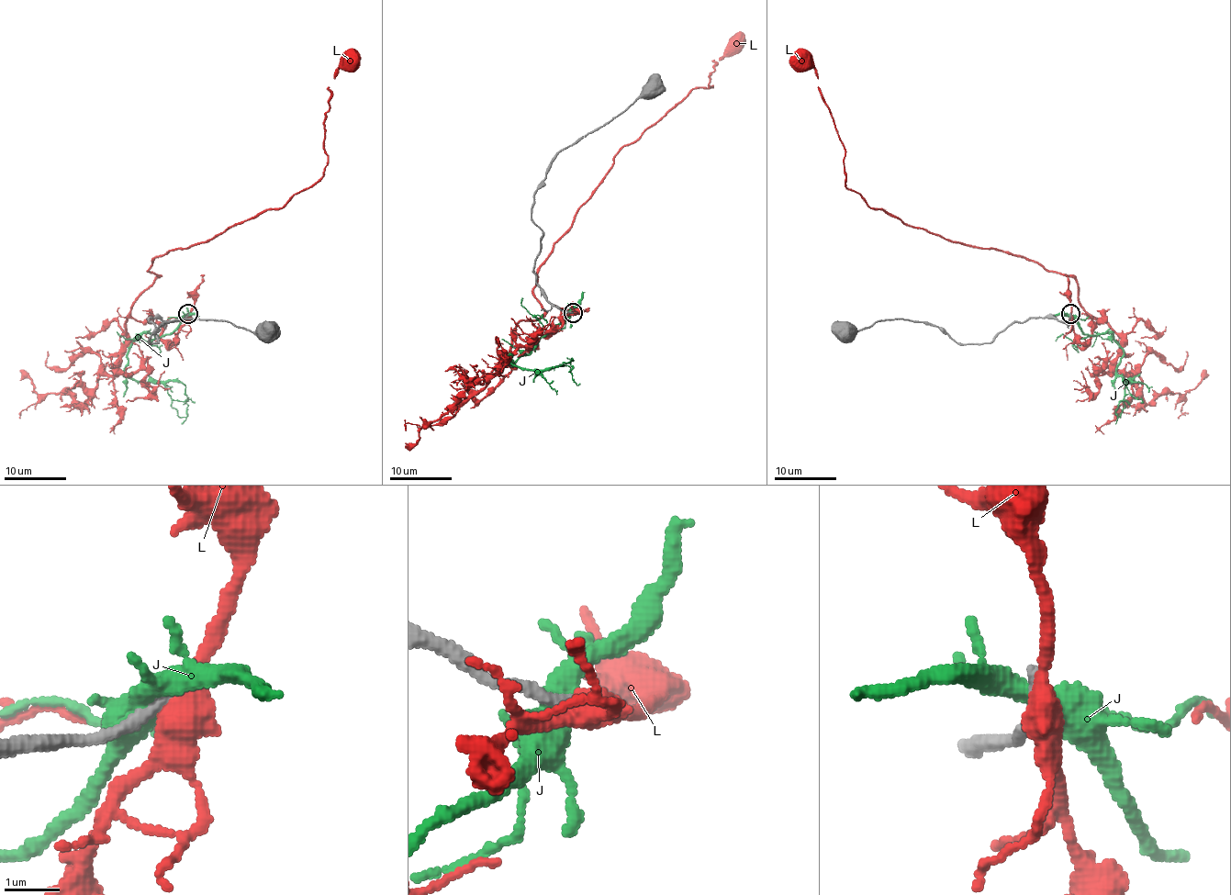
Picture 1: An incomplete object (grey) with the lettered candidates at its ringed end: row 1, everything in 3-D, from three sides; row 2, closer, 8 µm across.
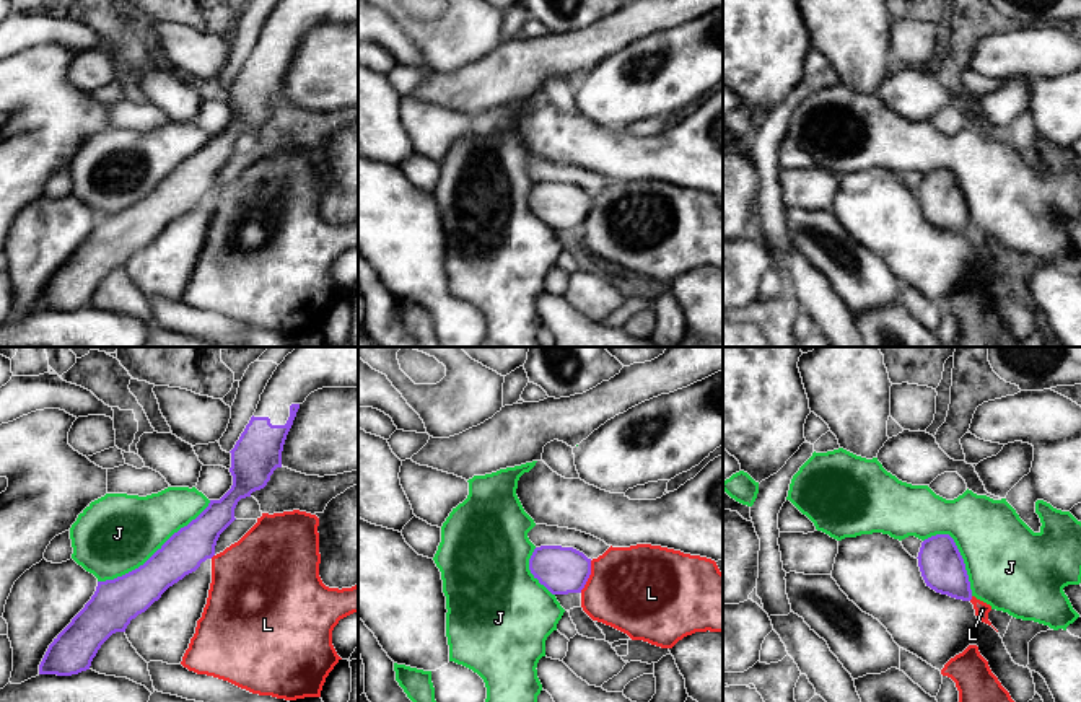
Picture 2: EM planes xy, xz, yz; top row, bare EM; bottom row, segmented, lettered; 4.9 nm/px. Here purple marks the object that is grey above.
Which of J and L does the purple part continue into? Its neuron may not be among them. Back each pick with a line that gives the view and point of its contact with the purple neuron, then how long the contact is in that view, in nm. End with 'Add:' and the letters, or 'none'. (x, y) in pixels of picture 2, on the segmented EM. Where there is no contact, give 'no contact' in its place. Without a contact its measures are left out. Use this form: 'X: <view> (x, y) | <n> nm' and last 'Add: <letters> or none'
Add: none

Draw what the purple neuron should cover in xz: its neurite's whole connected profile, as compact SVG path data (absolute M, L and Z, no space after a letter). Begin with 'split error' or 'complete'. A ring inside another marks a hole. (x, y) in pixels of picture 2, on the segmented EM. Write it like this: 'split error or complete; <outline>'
complete; M540 546L529 559L529 570L552 595L581 593L591 559L573 547Z

